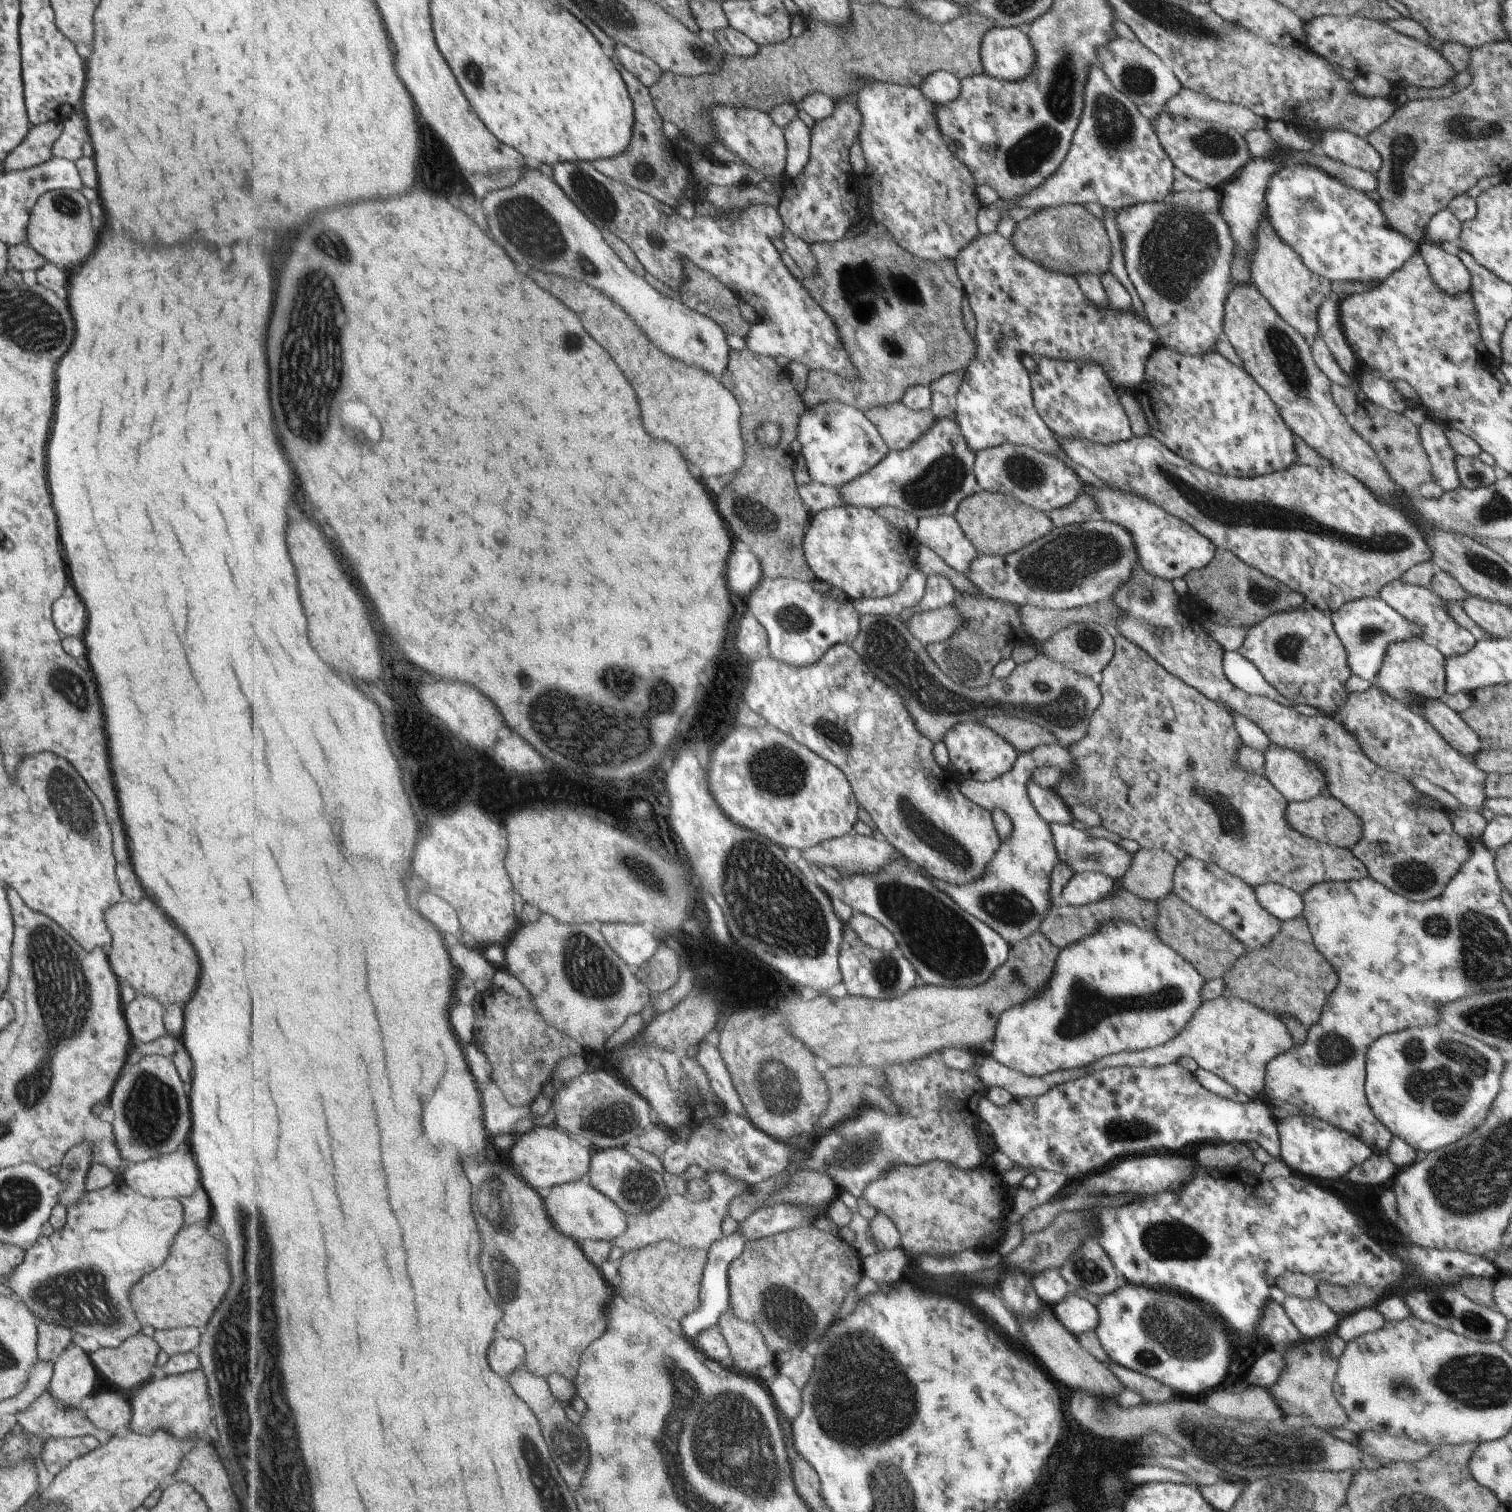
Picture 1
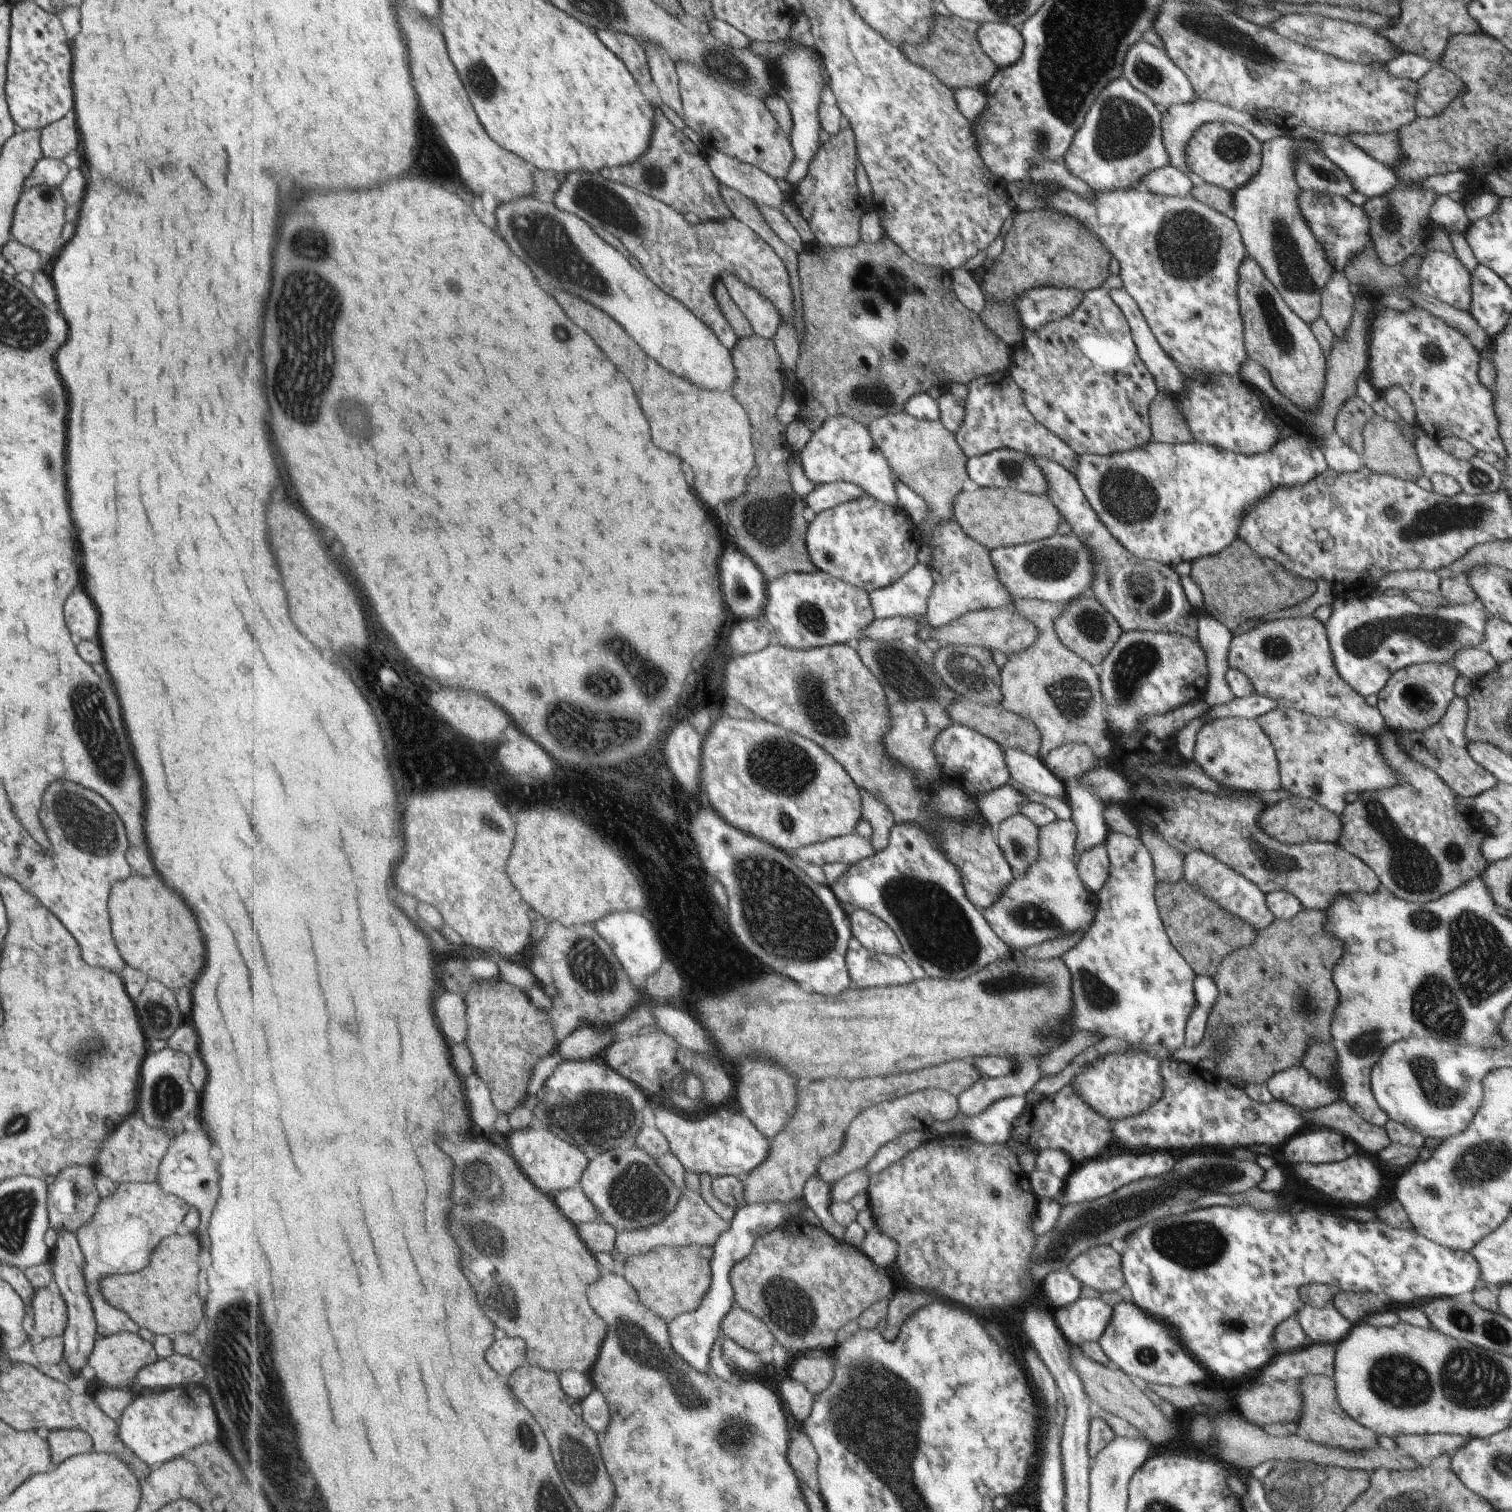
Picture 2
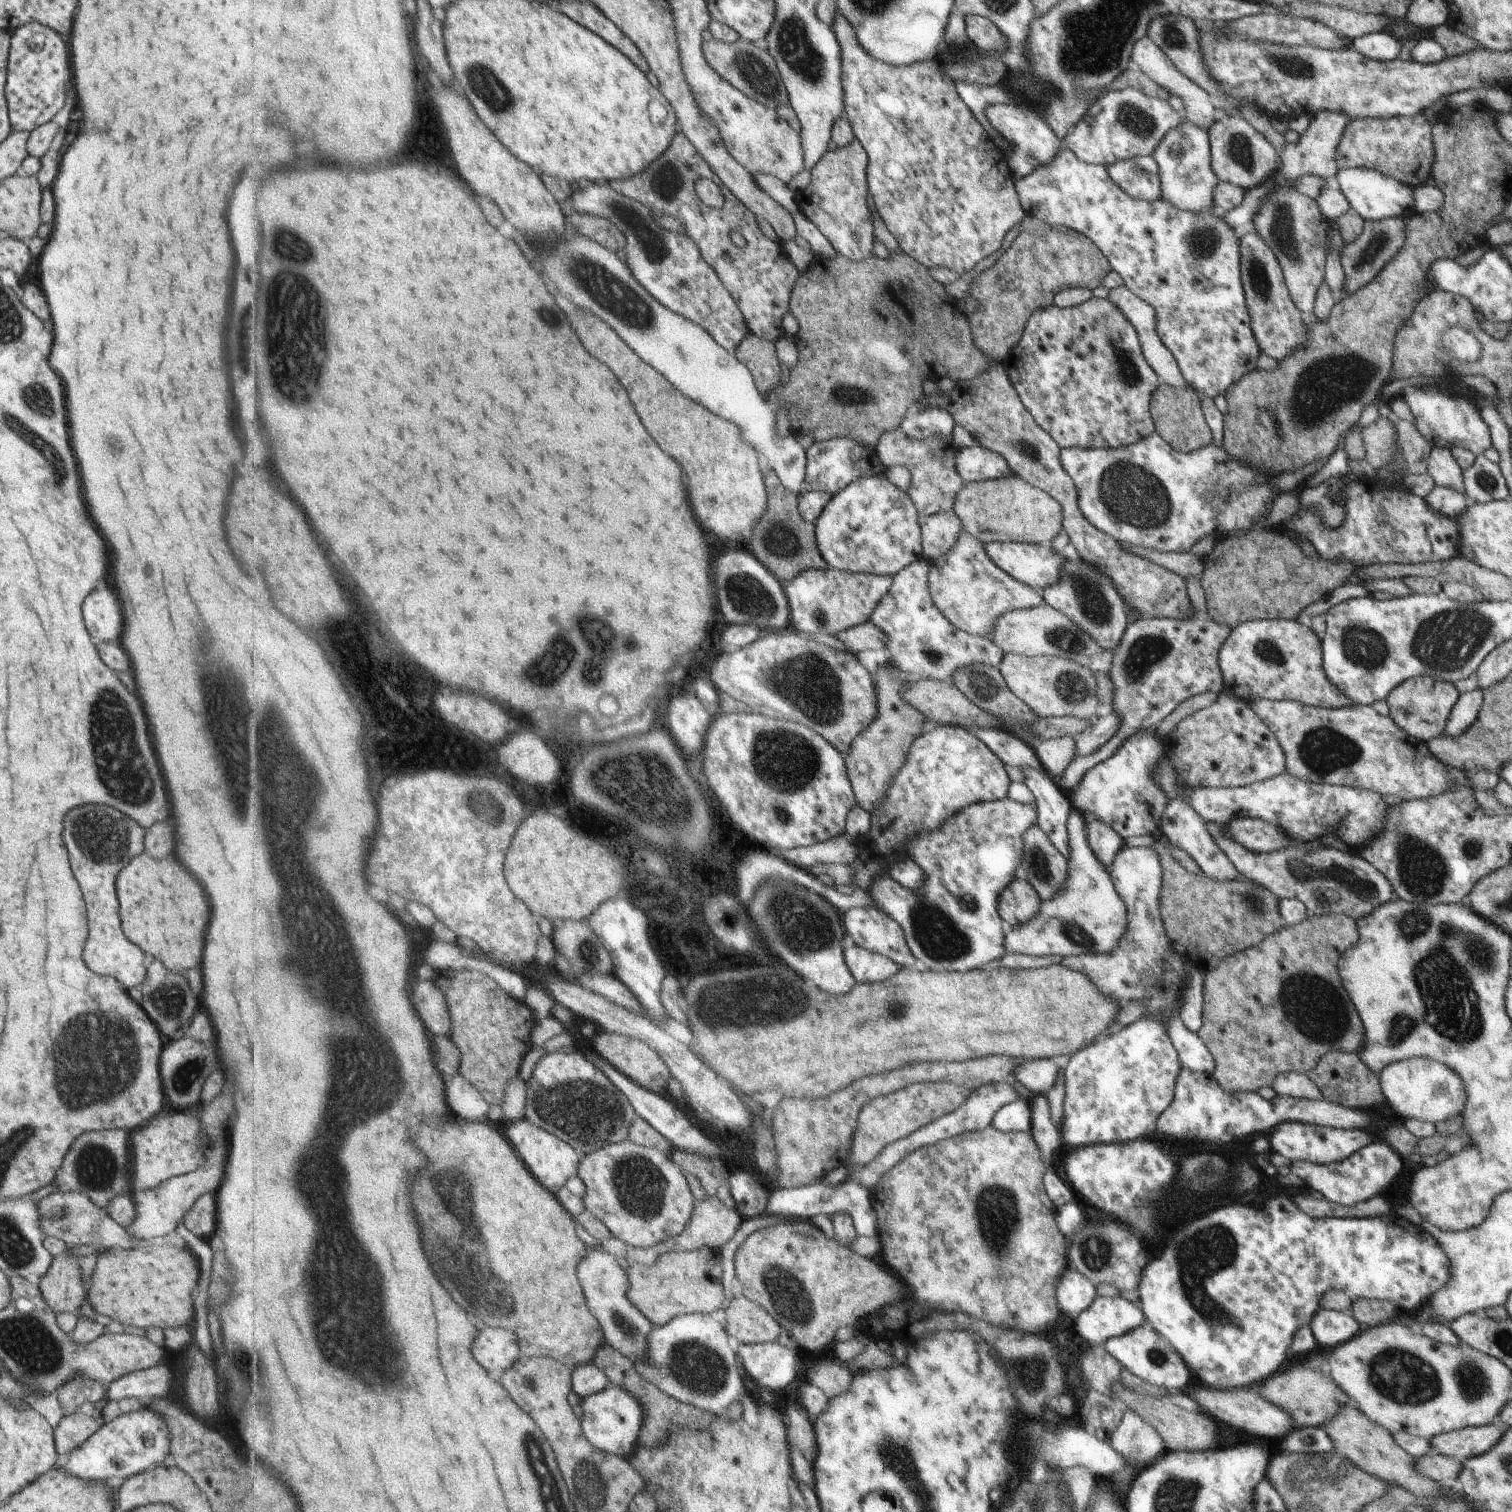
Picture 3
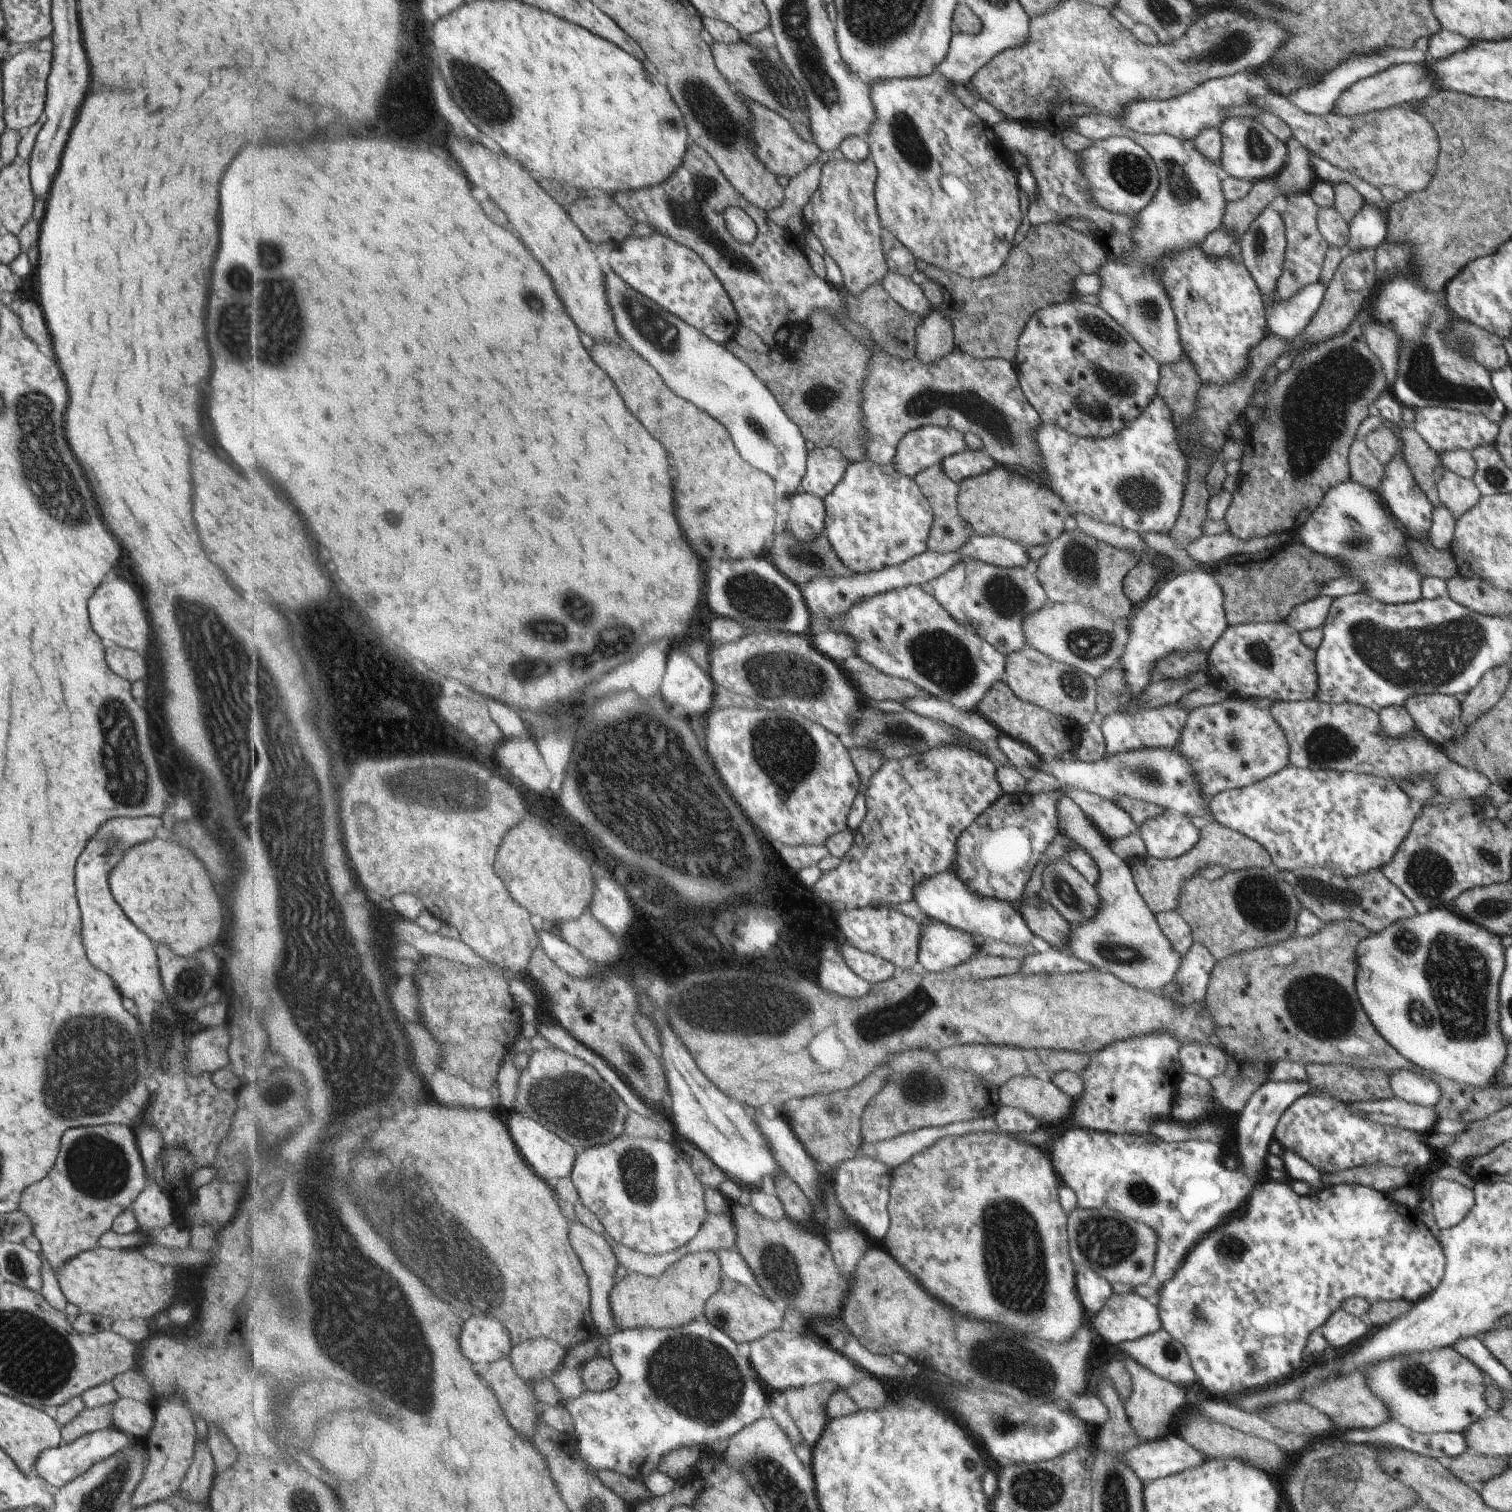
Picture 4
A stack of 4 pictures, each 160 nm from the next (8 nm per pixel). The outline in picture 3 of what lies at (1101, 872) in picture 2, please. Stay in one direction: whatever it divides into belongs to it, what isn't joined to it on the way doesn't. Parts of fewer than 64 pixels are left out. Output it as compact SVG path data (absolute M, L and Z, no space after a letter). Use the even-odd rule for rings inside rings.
M1087 813L1083 819L1087 824L1087 838L1091 850L1097 854L1100 862L1109 868L1115 853L1127 841L1122 839L1116 832L1113 832L1111 828L1105 826L1104 823L1095 820L1092 814Z

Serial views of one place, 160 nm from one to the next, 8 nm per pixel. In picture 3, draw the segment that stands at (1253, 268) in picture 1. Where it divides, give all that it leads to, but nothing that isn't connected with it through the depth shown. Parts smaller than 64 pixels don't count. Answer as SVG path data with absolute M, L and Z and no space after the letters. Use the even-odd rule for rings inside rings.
M1321 111L1309 117L1308 127L1299 134L1296 143L1286 142L1277 151L1276 170L1267 180L1274 180L1272 191L1262 200L1259 210L1252 216L1253 230L1267 243L1277 260L1288 294L1297 310L1306 317L1312 316L1312 304L1327 268L1328 222L1319 212L1315 199L1301 194L1291 184L1305 175L1332 178L1336 173L1336 146L1344 126L1349 123L1345 114Z

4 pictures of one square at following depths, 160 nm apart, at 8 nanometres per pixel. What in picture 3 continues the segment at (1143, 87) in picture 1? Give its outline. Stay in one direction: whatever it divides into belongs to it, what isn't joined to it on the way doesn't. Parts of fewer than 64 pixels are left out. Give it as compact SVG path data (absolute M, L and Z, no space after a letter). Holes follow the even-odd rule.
M1145 36L1133 44L1130 59L1137 64L1141 74L1145 74L1147 78L1151 78L1155 84L1161 86L1168 96L1175 96L1175 98L1181 100L1184 108L1182 114L1193 124L1201 125L1207 130L1208 126L1215 121L1213 119L1214 106L1212 105L1211 96L1206 91L1201 90L1201 87L1197 86L1197 83L1194 83L1192 79L1181 74L1149 38Z

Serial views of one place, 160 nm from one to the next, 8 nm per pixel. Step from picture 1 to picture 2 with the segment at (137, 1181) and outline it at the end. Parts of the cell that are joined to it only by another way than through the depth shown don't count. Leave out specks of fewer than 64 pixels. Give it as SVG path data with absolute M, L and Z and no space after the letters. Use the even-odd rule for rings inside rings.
M187 1116L183 1119L182 1131L174 1136L169 1142L166 1151L159 1159L156 1168L156 1182L161 1191L168 1195L175 1195L187 1206L191 1205L199 1213L199 1224L195 1235L200 1244L199 1256L209 1256L209 1235L206 1231L206 1224L209 1214L215 1206L217 1198L217 1178L215 1178L215 1162L209 1156L211 1142L201 1128L197 1116Z

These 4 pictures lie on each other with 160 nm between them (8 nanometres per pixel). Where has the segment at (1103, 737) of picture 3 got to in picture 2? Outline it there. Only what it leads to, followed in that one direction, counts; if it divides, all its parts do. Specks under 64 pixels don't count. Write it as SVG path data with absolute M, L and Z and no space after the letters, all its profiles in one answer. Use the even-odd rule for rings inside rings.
M1077 743L1060 746L1043 758L1038 755L1037 758L1063 783L1082 774L1085 775L1097 765L1104 766L1105 762L1093 756L1090 747Z

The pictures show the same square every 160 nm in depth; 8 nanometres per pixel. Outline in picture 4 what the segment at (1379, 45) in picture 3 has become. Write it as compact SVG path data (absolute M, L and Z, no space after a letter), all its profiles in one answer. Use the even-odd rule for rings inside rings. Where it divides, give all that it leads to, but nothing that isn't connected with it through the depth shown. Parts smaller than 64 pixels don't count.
M1383 45L1377 47L1370 53L1351 53L1341 64L1337 64L1333 70L1324 74L1324 77L1315 85L1308 87L1301 87L1285 98L1294 104L1299 110L1303 112L1323 116L1331 112L1333 103L1342 90L1345 90L1350 84L1353 84L1359 79L1370 77L1371 75L1383 72L1386 68L1393 65L1411 64L1418 65L1419 63L1427 62L1429 60L1426 52L1421 53L1416 49L1405 49L1402 47L1395 47L1393 45Z

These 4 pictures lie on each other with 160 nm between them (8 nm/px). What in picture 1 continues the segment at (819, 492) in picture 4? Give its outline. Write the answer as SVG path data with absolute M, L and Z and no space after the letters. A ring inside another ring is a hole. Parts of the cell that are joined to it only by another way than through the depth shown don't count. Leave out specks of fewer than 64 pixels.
M839 400L808 408L800 418L798 440L812 481L827 487L842 487L863 477L891 450L864 411Z

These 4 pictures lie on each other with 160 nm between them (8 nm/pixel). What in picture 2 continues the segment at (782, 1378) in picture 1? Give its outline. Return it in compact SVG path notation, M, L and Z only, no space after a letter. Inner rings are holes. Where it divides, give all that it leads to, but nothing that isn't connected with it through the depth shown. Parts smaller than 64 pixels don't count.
M791 1376L781 1382L779 1392L797 1422L804 1423L809 1418L814 1402L817 1399L815 1394L804 1384L791 1378Z

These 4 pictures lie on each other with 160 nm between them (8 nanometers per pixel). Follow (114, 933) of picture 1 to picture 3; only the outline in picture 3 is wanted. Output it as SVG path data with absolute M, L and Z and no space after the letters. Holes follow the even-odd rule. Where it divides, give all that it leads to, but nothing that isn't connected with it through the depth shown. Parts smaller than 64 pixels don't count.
M147 854L131 858L117 873L114 889L119 900L120 927L129 942L143 954L163 962L169 972L183 972L199 964L209 906L199 884L175 862L173 854L163 860L153 860Z

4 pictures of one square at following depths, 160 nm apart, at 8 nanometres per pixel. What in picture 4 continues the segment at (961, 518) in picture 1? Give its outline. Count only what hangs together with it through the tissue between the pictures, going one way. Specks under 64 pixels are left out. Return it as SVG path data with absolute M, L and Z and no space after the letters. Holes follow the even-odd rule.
M995 464L983 474L963 479L959 483L956 506L960 517L969 523L975 535L1003 537L1020 543L1024 548L1055 541L1067 518L1067 512L1053 492L1037 476L1032 478L1019 465Z

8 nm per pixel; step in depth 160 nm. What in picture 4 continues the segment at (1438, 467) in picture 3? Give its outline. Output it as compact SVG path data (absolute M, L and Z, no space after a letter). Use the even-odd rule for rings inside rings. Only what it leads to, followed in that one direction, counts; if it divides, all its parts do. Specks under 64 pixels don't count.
M1441 465L1441 478L1435 484L1436 495L1443 506L1452 511L1453 518L1459 518L1468 511L1481 496L1471 479L1463 478Z

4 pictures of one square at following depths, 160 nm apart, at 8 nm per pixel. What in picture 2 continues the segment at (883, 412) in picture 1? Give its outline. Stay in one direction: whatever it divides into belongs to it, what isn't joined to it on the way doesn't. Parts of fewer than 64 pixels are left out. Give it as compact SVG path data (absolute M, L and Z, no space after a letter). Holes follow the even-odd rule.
M906 410L901 414L882 415L869 423L873 438L876 438L877 444L884 450L888 458L892 471L901 481L907 483L927 504L930 515L926 522L918 527L921 530L923 541L926 542L933 529L939 528L945 521L951 520L951 502L955 500L956 494L961 491L963 482L968 479L966 472L966 456L956 443L955 437L943 428L943 425L937 421L925 419L916 419Z

